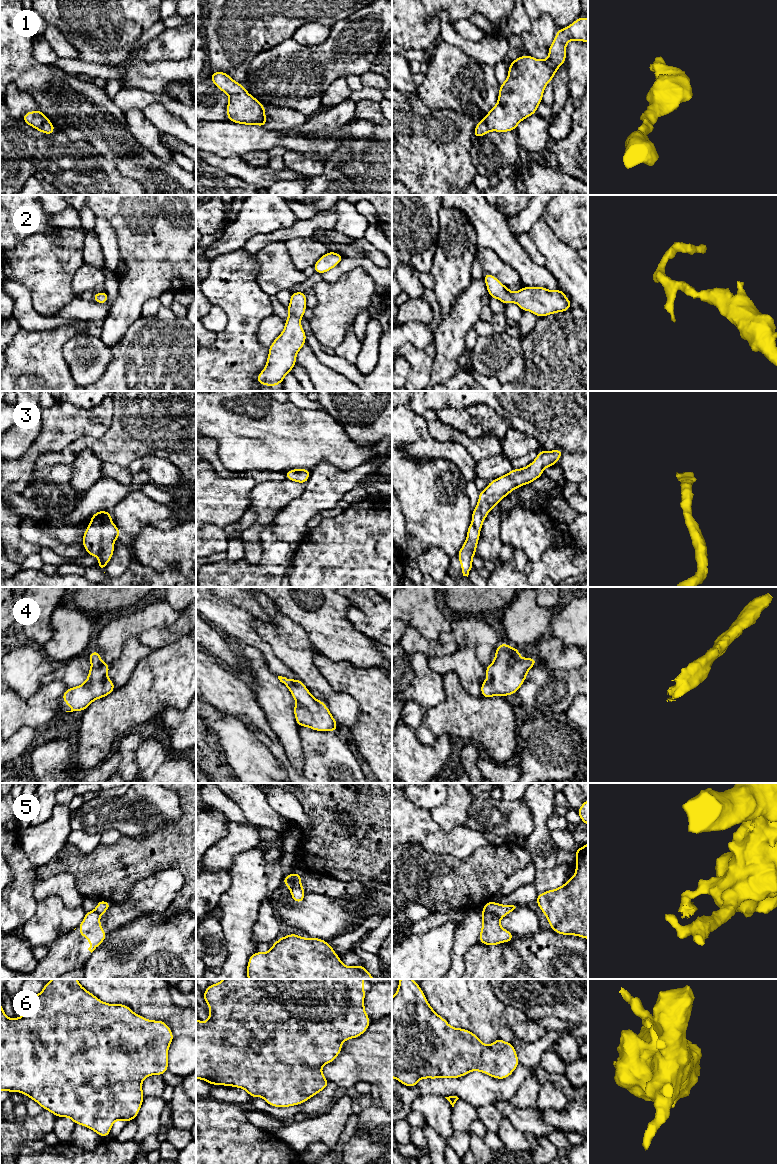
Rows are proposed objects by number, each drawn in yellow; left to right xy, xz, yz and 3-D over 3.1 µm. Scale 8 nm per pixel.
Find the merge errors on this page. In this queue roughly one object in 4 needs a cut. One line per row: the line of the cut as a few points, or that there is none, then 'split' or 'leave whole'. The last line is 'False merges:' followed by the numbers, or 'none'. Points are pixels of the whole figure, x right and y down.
1: no cut; leave whole
2: no cut; leave whole
3: no cut; leave whole
4: no cut; leave whole
5: cut in yz along (482, 911), (495, 913), (500, 918); split
6: no cut; leave whole
False merges: 5

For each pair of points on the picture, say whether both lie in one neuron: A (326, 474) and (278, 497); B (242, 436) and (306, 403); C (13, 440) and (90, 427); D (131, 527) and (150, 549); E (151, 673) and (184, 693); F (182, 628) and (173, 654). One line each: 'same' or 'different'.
A: different
B: different
C: different
D: different
E: same
F: different

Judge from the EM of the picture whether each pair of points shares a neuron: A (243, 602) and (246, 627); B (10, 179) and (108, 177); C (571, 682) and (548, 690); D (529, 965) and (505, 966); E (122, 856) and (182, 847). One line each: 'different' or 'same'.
A: different
B: different
C: same
D: different
E: same

